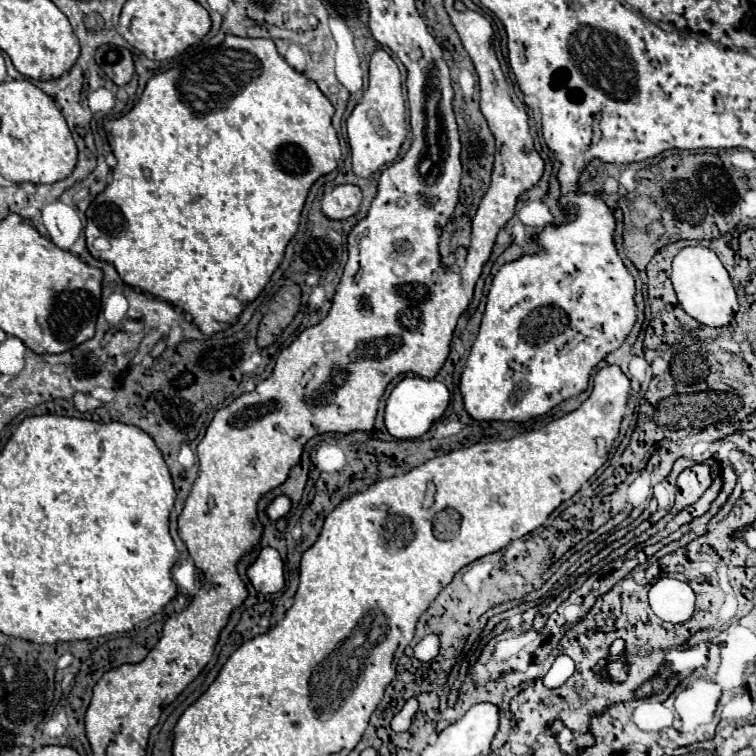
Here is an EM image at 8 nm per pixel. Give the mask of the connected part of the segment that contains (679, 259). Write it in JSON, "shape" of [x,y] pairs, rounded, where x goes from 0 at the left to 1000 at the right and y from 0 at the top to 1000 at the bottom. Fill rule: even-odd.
{"shape":[[[918,324],[918,327],[905,327],[902,332],[897,332],[897,337],[889,345],[886,369],[889,369],[892,385],[897,390],[902,409],[913,419],[923,422],[926,427],[939,430],[939,433],[958,433],[974,417],[976,396],[974,396],[971,377],[966,372],[963,358],[955,351],[955,345],[950,343],[950,337],[942,329]]]}

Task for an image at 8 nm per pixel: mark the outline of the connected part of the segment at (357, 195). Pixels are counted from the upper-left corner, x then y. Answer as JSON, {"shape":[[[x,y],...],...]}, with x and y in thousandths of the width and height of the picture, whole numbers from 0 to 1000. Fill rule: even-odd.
{"shape":[[[447,245],[426,261],[426,282],[437,292],[455,292],[474,282],[479,255],[471,245]]]}

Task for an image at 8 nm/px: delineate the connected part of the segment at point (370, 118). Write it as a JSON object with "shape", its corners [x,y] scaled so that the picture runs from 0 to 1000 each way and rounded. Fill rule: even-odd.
{"shape":[[[500,65],[489,78],[489,112],[481,120],[479,134],[468,142],[463,149],[458,165],[460,165],[460,192],[466,202],[466,226],[474,234],[489,234],[511,216],[519,216],[529,194],[540,179],[537,171],[537,142],[532,128],[532,102],[529,91],[521,83],[521,78],[508,67]]]}

